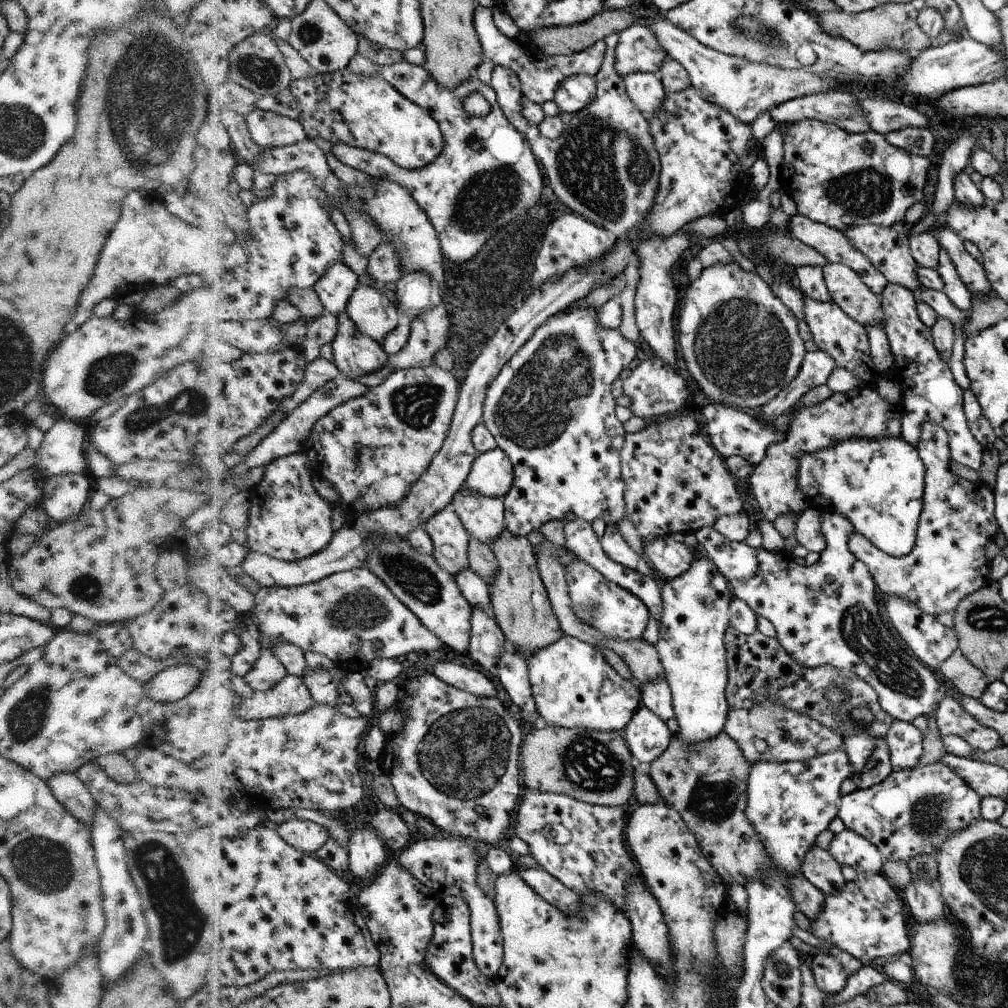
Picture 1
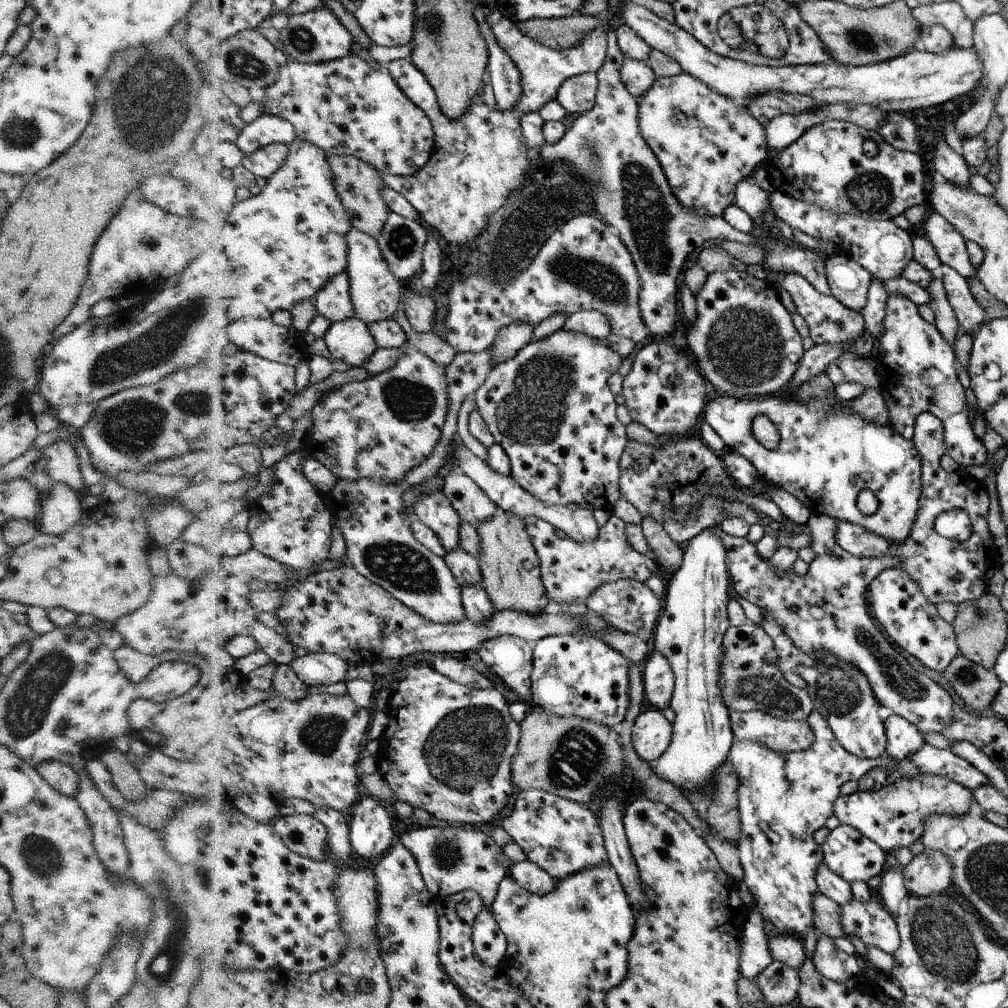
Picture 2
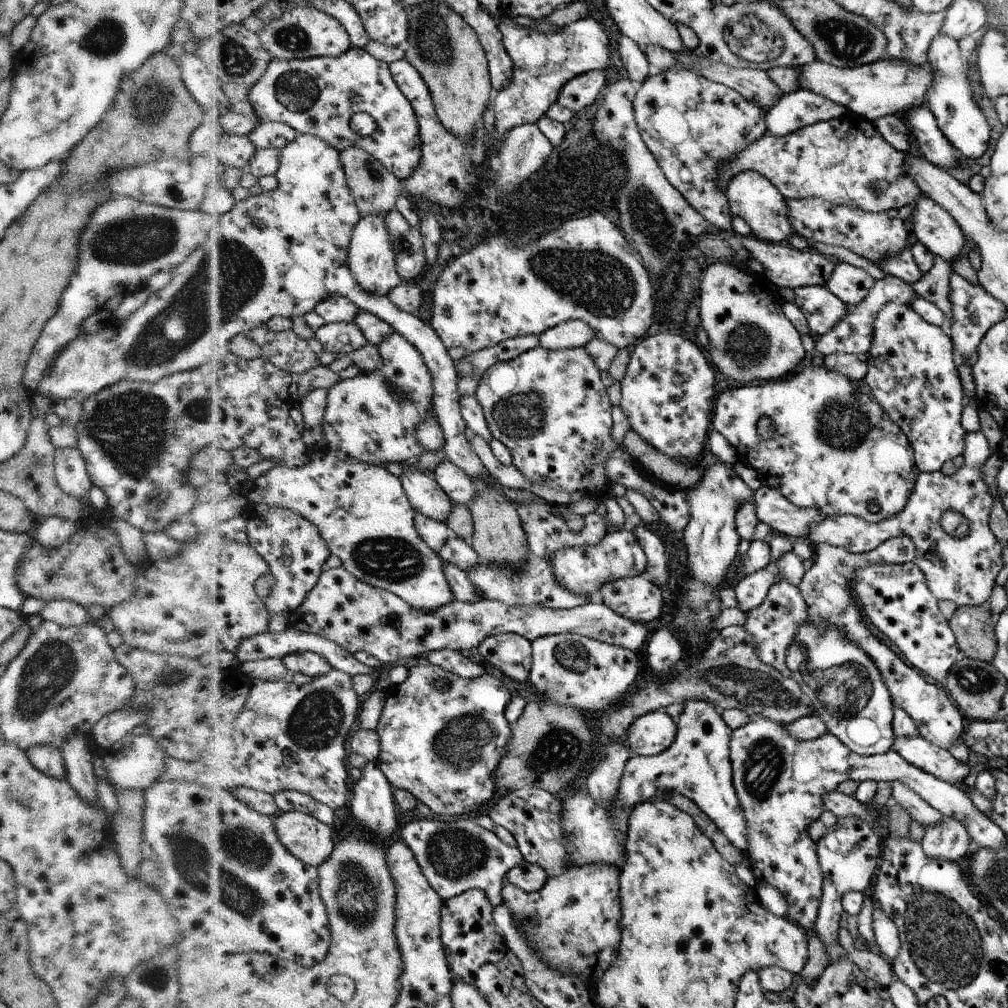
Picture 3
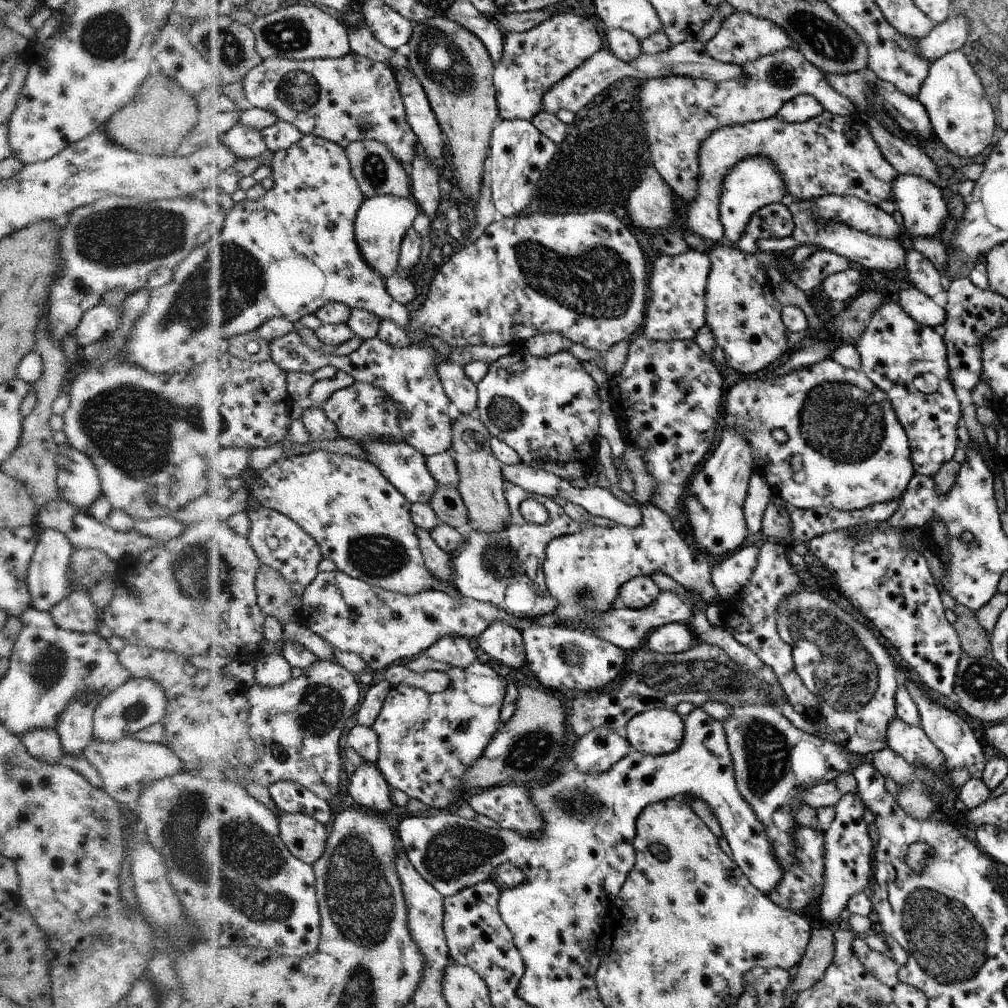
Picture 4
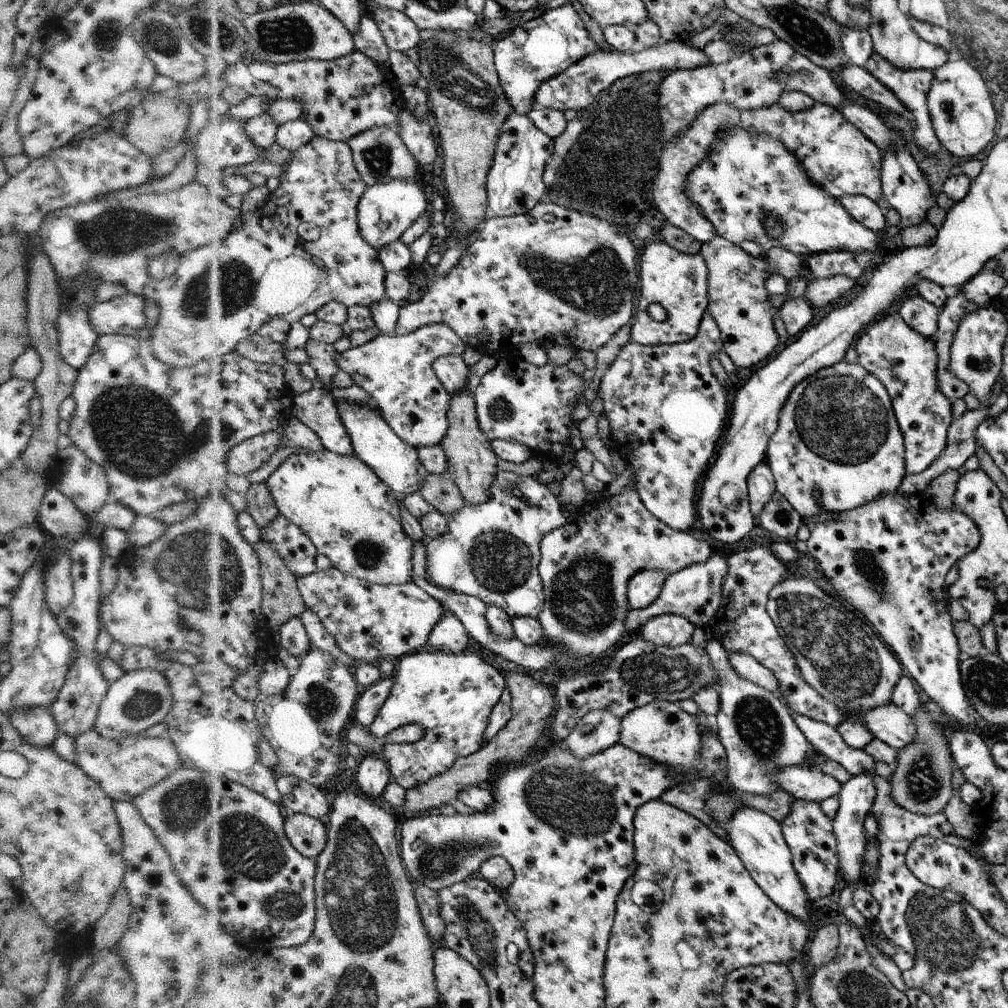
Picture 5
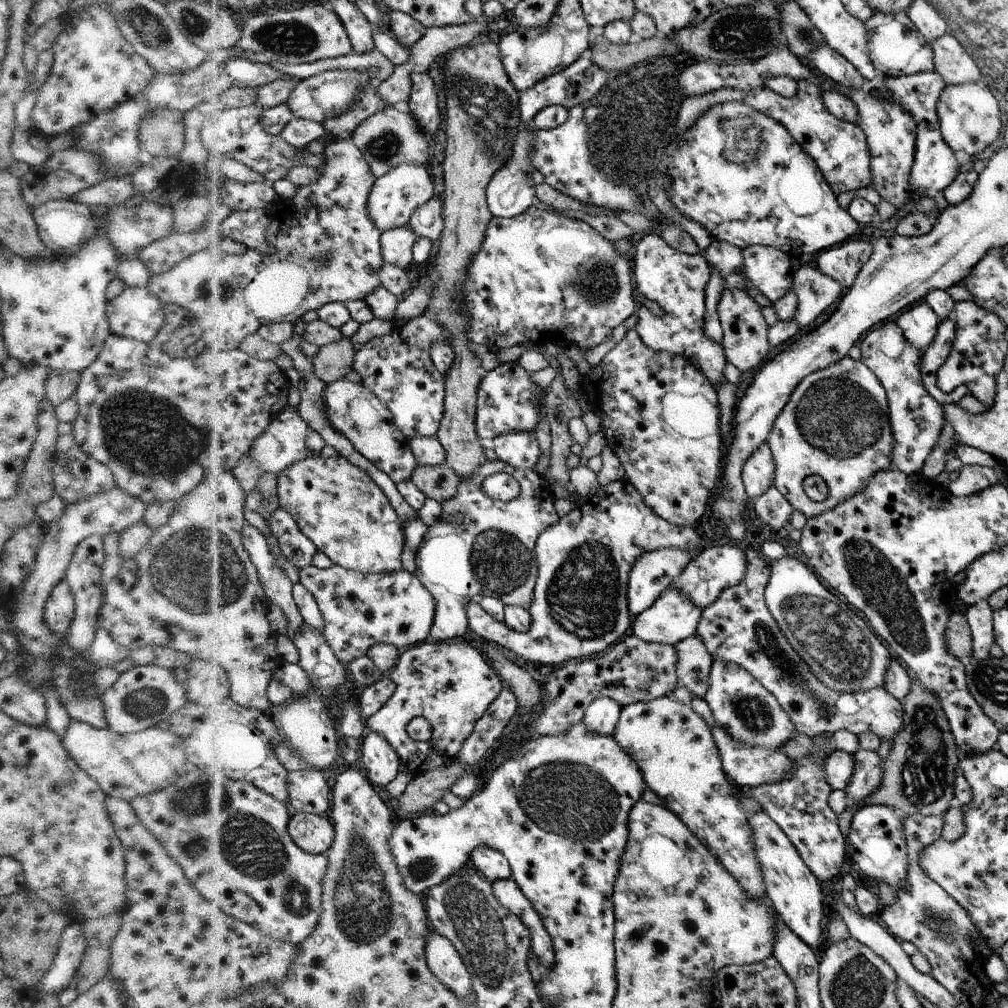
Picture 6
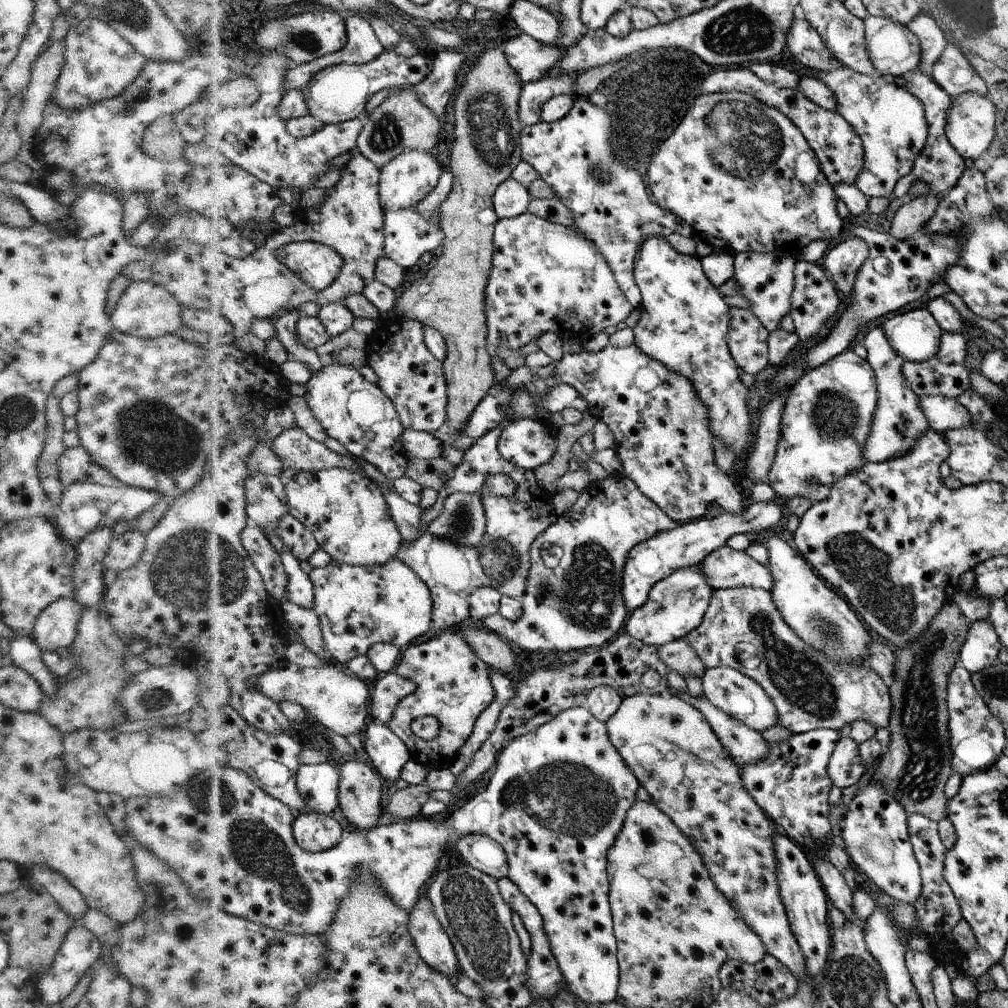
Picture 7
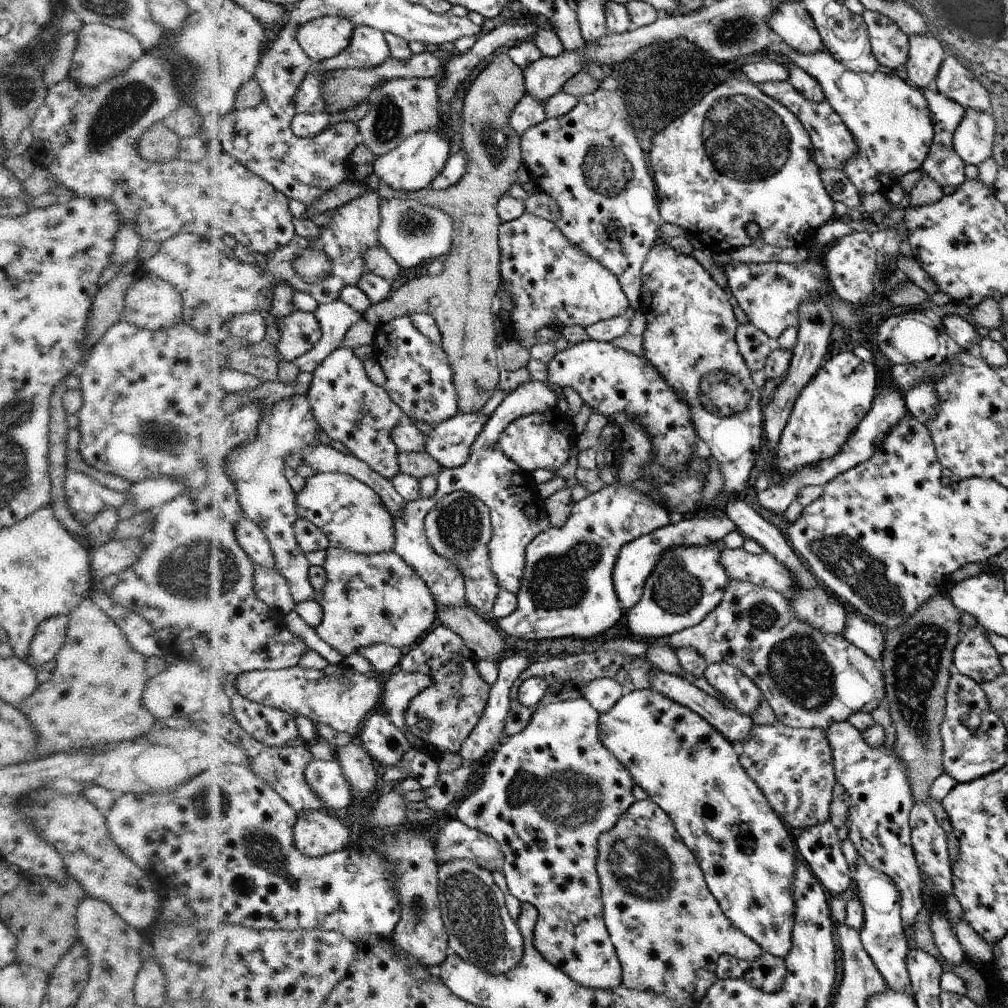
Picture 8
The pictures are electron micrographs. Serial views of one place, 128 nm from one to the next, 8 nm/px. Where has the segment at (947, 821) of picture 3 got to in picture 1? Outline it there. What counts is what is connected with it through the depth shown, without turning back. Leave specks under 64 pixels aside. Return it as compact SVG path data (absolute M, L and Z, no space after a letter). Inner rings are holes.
M914 879L901 893L907 914L916 923L933 923L947 914L941 898L938 880L928 883L924 879Z

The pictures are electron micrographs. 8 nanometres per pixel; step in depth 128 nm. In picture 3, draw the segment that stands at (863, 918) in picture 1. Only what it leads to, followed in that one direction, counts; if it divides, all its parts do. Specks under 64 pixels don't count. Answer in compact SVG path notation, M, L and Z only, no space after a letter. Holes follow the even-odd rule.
M877 907L872 912L872 918L871 925L873 926L878 952L892 961L897 957L901 948L900 931L897 929L897 923L885 911Z

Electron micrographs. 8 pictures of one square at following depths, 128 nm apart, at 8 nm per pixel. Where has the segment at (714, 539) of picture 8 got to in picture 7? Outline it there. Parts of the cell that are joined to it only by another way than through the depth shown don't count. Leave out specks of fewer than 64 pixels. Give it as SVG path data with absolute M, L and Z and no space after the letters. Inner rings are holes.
M776 496L774 500L764 500L763 502L750 503L746 507L746 512L742 514L723 514L716 518L696 518L694 522L680 523L673 530L666 530L665 533L656 534L653 538L639 544L630 554L626 562L625 577L625 598L626 607L630 613L641 609L649 601L649 594L653 587L664 578L670 577L674 570L696 566L705 561L714 550L721 549L727 545L730 538L736 534L748 534L762 531L769 532L771 527L780 523L782 518L782 508L785 501Z

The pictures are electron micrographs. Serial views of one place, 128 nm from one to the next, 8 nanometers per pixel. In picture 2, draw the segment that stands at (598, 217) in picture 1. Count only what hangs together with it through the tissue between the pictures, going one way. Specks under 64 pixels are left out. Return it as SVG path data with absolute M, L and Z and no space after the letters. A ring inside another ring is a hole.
M484 14L477 16L477 19L478 22L482 23L483 33L486 35L486 42L489 43L489 79L495 94L495 106L499 111L513 111L521 101L521 71L518 70L516 64L514 64L513 60L509 57L508 52L498 44L496 36L494 36L492 32L492 27L489 26L488 17L487 22L484 22ZM610 29L608 34L608 58L606 58L605 64L602 65L602 68L595 72L595 75L598 79L597 91L595 94L595 103L594 106L587 110L585 113L580 113L579 116L573 121L572 127L566 131L566 134L554 144L549 143L548 141L544 141L542 146L540 147L539 154L540 159L544 159L548 162L564 162L567 163L571 170L576 174L580 174L583 177L583 182L587 183L587 188L589 189L589 198L593 203L592 214L597 215L602 222L606 222L610 228L612 228L620 237L626 246L629 246L629 249L633 252L633 259L636 271L638 272L638 276L640 278L640 292L638 293L638 307L640 308L640 314L644 325L649 328L650 336L652 339L660 340L668 336L668 334L672 333L674 330L674 326L676 326L676 292L678 292L678 284L676 284L676 280L678 280L678 268L684 264L684 260L686 260L686 256L694 250L694 248L700 248L704 242L710 242L710 240L724 240L724 241L738 241L741 243L753 243L754 241L758 241L763 247L767 248L767 256L765 257L765 261L762 266L768 275L773 276L773 280L778 273L787 273L787 272L795 272L800 274L802 278L805 278L814 286L814 288L818 289L822 294L830 295L831 290L827 283L827 276L825 275L825 262L826 255L820 254L816 250L810 250L808 248L804 250L800 250L800 248L792 248L786 246L784 244L776 244L772 245L771 243L764 243L762 240L757 239L750 235L750 233L743 233L742 231L736 230L733 226L730 226L729 222L726 222L725 218L722 217L709 217L702 215L695 215L692 211L688 210L688 208L683 207L681 205L680 200L676 198L675 194L671 186L669 185L668 179L664 173L664 170L661 166L660 160L657 158L657 155L654 154L652 147L645 141L644 135L641 133L640 129L640 103L638 103L637 98L635 98L634 94L630 94L630 90L625 86L621 78L621 66L625 62L625 55L622 54L622 51L617 43L617 34L614 29Z

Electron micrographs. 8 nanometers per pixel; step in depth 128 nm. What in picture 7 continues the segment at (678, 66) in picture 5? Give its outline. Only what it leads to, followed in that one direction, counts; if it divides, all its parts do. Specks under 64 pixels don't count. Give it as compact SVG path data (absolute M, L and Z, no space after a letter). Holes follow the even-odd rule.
M560 74L556 78L545 78L524 84L520 98L520 119L531 126L541 121L544 104L560 94L576 90L577 74Z

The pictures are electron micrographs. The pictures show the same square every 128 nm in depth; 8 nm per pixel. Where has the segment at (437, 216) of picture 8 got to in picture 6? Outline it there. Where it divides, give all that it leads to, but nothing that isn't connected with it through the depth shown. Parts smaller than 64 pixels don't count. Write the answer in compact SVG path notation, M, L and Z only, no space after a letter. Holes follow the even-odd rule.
M411 224L387 230L382 237L385 261L407 269L414 262L414 247L419 238Z

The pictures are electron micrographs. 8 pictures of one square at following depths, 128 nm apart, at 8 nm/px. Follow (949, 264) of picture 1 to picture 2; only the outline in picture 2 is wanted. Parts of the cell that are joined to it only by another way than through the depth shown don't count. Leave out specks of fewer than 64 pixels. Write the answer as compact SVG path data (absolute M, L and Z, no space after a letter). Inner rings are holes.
M941 264L937 273L942 279L948 302L957 316L960 332L970 332L985 322L985 312L970 293L968 281L951 266Z

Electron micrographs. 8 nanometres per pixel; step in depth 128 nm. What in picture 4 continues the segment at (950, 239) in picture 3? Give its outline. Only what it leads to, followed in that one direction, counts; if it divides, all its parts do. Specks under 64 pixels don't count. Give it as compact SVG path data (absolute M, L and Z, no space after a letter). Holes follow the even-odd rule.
M898 175L892 183L894 202L903 216L903 228L914 237L926 237L933 239L942 232L946 218L950 213L946 202L942 199L941 190L930 180L918 175Z

